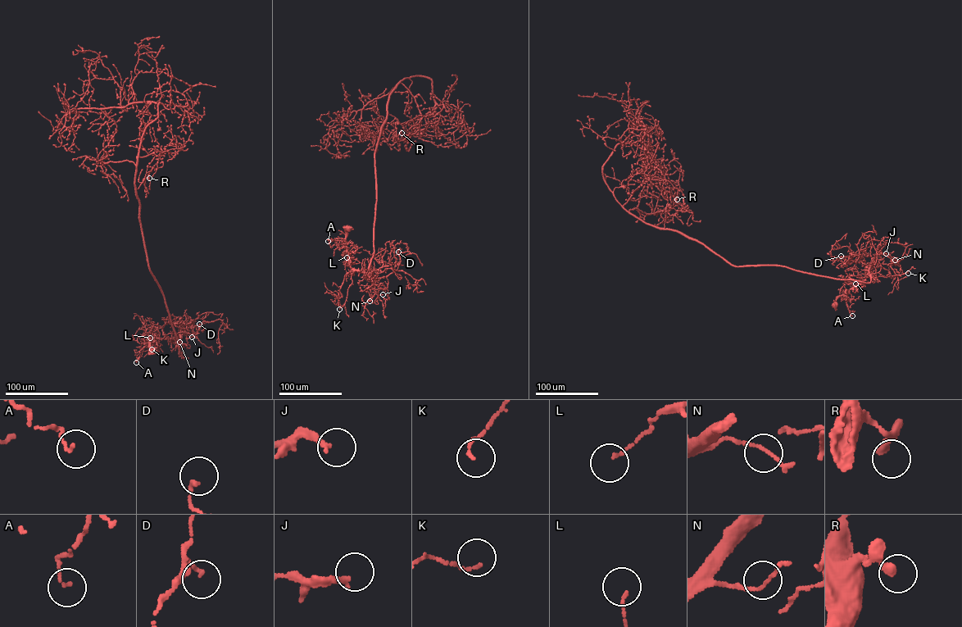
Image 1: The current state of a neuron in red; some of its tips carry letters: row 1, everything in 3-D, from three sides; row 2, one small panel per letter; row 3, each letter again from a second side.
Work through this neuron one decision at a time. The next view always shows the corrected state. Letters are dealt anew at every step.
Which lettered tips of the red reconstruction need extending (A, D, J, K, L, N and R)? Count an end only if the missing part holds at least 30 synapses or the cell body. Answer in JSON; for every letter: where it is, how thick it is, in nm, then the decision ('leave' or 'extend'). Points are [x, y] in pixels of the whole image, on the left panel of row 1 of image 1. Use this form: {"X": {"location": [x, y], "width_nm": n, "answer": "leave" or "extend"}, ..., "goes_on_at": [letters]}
{"A": {"location": [136, 362], "width_nm": 120, "answer": "leave"}, "D": {"location": [199, 324], "width_nm": 140, "answer": "leave"}, "J": {"location": [192, 337], "width_nm": 240, "answer": "leave"}, "K": {"location": [152, 349], "width_nm": 120, "answer": "leave"}, "L": {"location": [150, 338], "width_nm": 120, "answer": "leave"}, "N": {"location": [179, 342], "width_nm": 100, "answer": "leave"}, "R": {"location": [149, 178], "width_nm": 240, "answer": "leave"}, "goes_on_at": []}

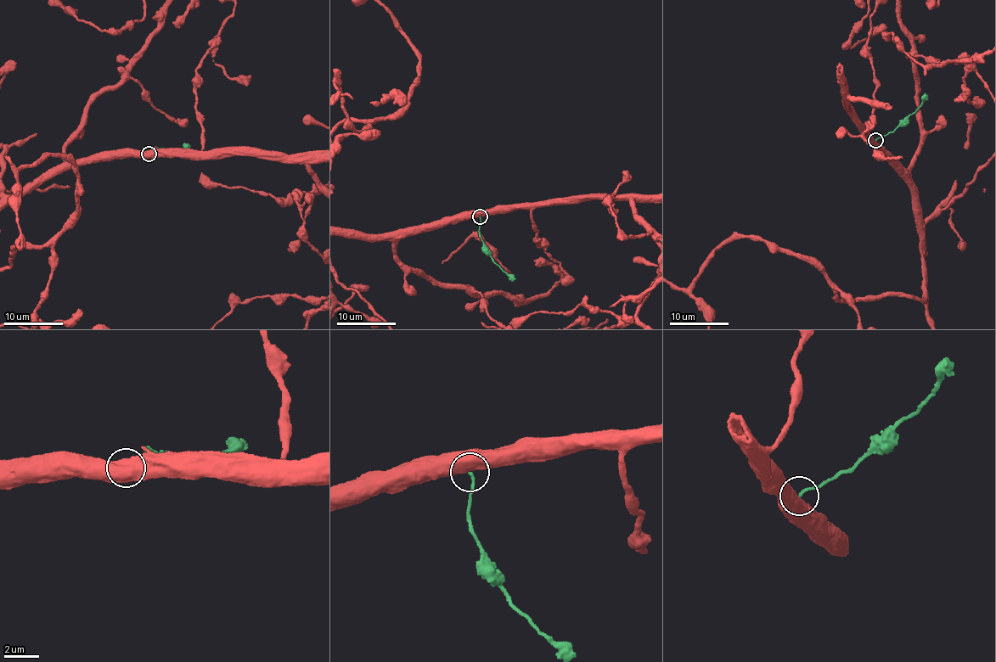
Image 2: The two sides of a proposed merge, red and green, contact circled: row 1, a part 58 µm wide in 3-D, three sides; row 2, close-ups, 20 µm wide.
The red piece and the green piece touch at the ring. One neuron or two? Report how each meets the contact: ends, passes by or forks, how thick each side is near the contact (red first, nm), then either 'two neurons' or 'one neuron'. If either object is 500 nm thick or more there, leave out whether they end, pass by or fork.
750 nm thick on the red side, 140 nm on the other; two neurons

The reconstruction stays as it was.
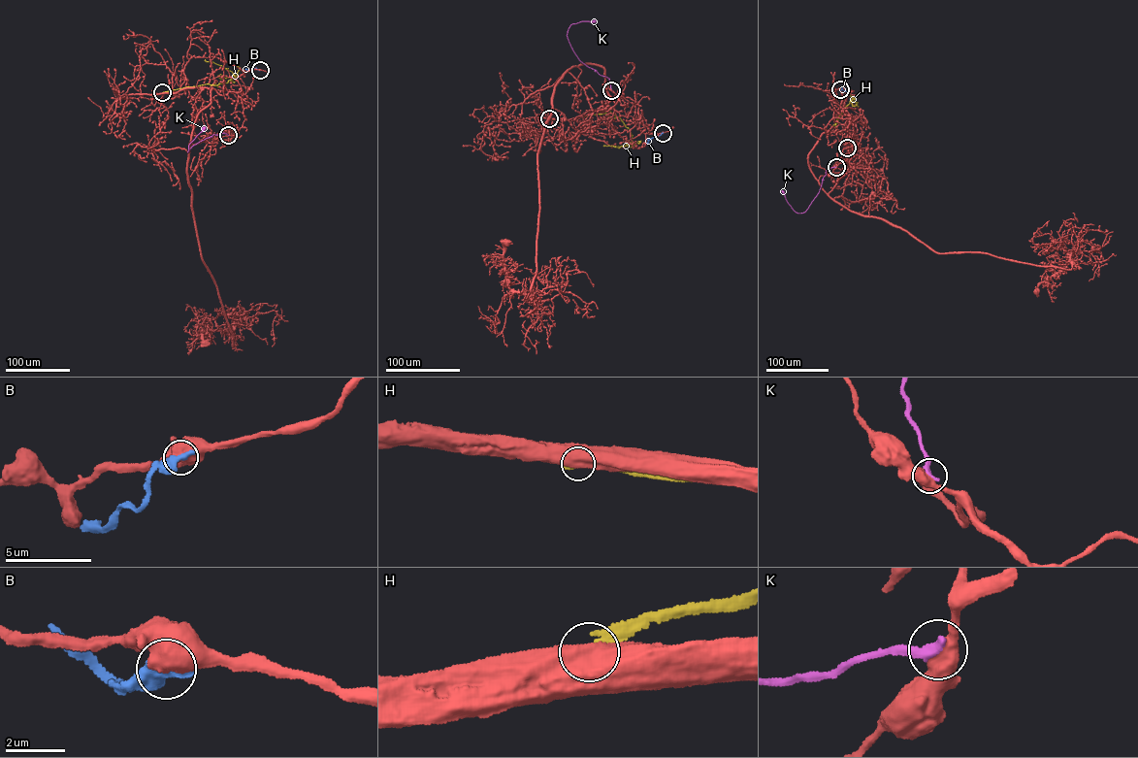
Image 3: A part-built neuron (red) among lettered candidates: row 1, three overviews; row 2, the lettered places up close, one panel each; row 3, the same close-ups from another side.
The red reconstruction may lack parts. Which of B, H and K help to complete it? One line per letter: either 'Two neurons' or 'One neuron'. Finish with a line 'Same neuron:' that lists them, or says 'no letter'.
B: Two neurons
H: Two neurons
K: Two neurons
Same neuron: no letter

